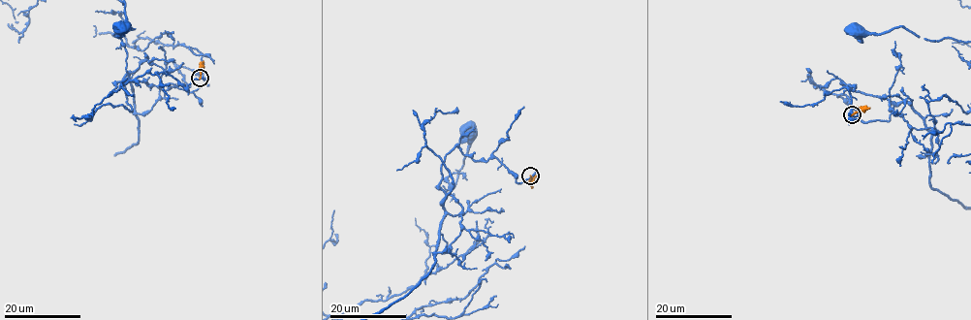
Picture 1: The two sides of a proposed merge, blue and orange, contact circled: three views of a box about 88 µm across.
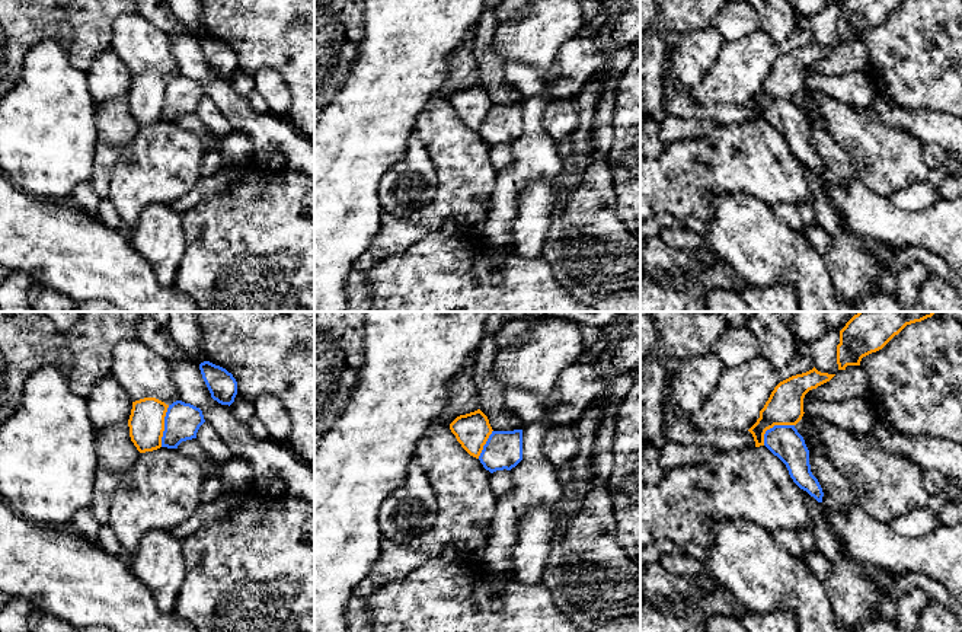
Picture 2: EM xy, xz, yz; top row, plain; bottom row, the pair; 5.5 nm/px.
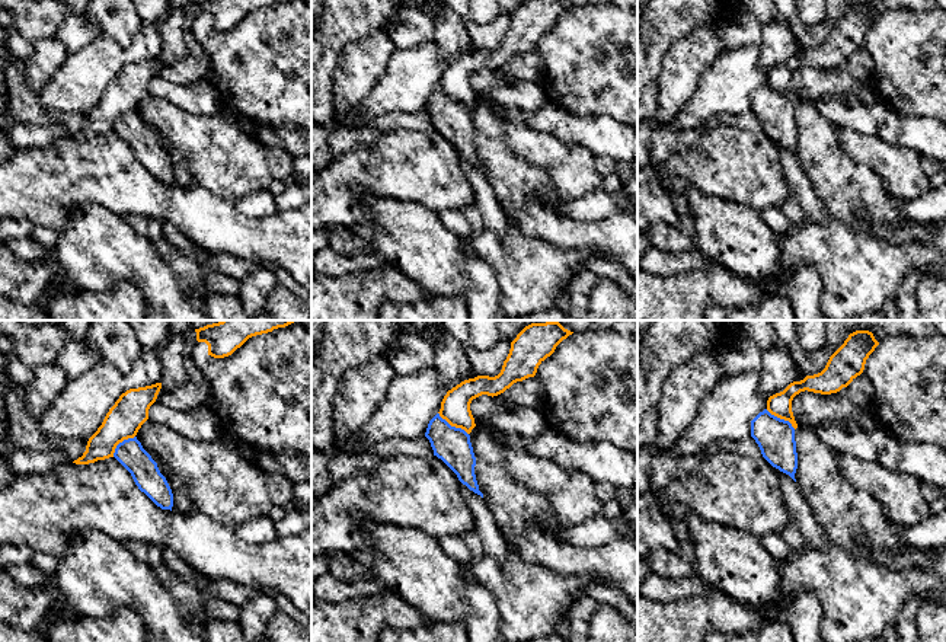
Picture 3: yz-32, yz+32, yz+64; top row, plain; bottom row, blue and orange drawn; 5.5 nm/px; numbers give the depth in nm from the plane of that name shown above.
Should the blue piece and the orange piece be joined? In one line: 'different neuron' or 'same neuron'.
different neuron

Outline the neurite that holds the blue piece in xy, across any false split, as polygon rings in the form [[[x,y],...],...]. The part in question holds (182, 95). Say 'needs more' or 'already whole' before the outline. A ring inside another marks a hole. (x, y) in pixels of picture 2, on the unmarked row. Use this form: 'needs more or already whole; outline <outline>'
already whole; outline [[[182,74],[173,76],[164,90],[162,121],[178,122],[182,115],[196,112],[196,106],[204,96],[199,82]]]

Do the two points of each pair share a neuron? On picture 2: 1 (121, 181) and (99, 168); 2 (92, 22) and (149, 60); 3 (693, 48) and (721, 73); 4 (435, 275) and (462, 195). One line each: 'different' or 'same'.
1: different
2: different
3: different
4: different

